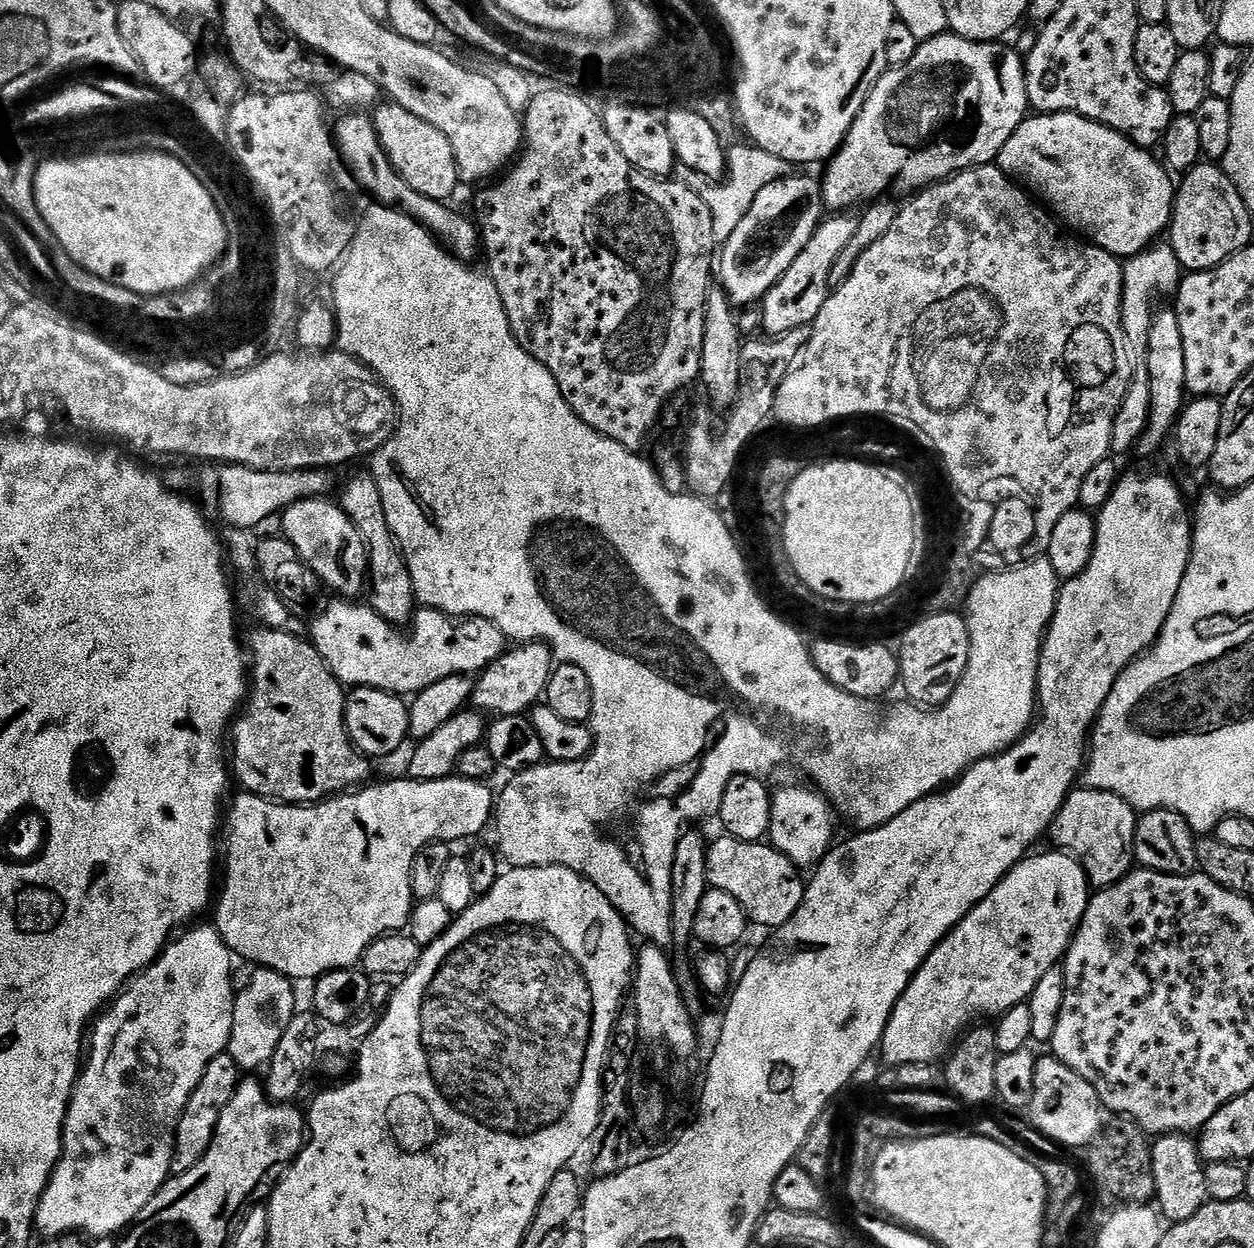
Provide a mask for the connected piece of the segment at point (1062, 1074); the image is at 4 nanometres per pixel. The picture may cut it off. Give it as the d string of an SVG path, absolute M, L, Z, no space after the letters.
M1051 1054L1041 1055L1034 1070L1034 1098L1026 1109L1026 1116L1044 1136L1049 1136L1056 1144L1065 1144L1068 1148L1087 1149L1095 1144L1106 1127L1106 1109L1098 1098L1094 1086L1074 1074L1066 1062Z

